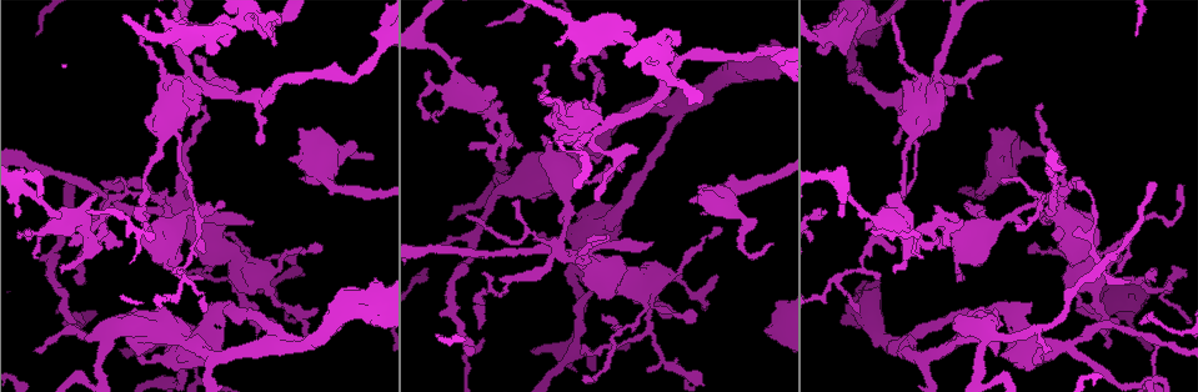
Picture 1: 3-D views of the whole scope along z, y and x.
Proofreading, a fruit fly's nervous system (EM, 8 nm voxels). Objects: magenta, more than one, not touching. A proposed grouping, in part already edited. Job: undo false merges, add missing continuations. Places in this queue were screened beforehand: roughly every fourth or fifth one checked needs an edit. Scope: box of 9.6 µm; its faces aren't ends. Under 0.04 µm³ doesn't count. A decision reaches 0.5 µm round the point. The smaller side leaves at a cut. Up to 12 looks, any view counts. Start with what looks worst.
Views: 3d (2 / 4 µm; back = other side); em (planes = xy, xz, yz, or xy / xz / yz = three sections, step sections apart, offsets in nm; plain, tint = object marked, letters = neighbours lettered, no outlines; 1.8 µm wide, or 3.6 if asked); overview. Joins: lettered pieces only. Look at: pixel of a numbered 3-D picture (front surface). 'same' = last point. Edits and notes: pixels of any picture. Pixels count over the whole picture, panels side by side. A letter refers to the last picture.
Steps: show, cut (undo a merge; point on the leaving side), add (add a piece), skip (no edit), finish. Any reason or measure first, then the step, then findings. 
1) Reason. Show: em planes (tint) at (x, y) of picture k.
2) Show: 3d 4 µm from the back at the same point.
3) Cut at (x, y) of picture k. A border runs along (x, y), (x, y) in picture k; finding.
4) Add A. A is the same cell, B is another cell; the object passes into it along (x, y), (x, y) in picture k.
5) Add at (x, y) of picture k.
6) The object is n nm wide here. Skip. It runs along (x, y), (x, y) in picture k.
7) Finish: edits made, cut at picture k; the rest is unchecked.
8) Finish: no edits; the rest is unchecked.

A fork. Show: 3d 4 µm at (581, 128) of picture 1.

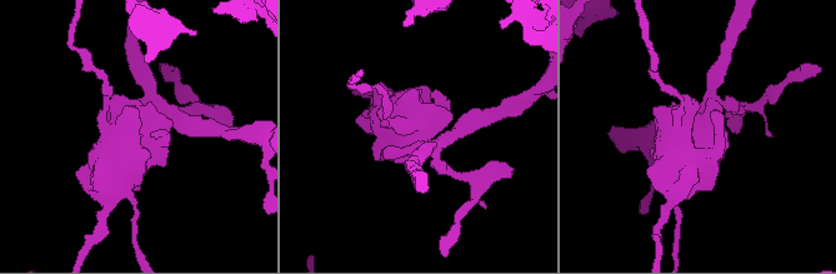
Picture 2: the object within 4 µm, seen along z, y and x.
Now the EM. Show: em 3.6 µm planes (tint) at (699, 146) of picture 2.

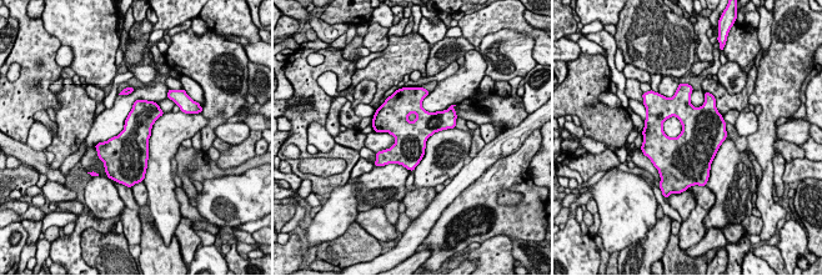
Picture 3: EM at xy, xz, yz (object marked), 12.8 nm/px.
Show: em 3.6 µm planes (letters) at the same point.

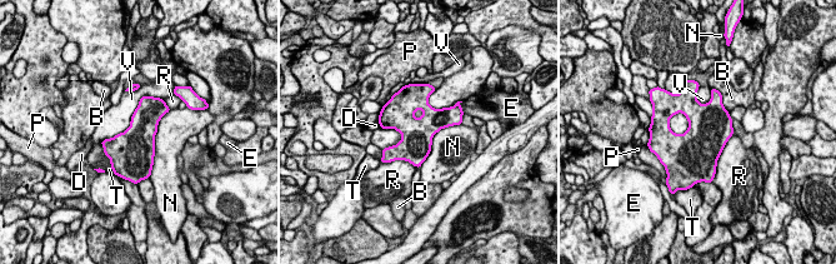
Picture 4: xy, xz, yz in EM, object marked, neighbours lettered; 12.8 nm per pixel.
Skip. B, D, E, N, P, R, T and V are other cells; all the same cell.

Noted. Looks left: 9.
Calibre changes. Show: em planes (letters) at (921, 243) of picture 1.

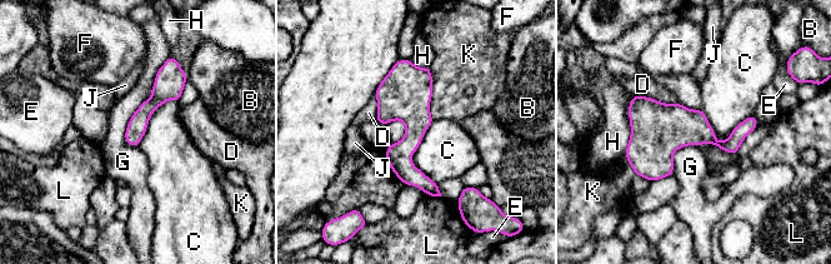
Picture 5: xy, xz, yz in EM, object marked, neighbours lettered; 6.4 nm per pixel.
Skip. B, C, D, E, F, G, H, J, K and L are other cells; it runs along (400, 63), (406, 165), (436, 193) in picture 5; all the same cell.

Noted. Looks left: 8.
Show: 3d 2 µm from the back at (238, 21) of picture 1.

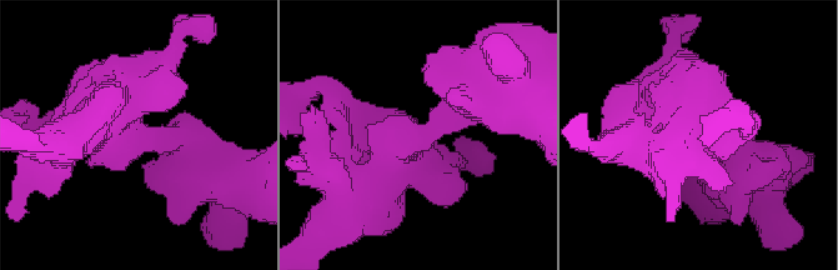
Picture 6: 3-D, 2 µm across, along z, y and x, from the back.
Show: em 3.6 µm planes (plain) at (135, 140) of picture 6.

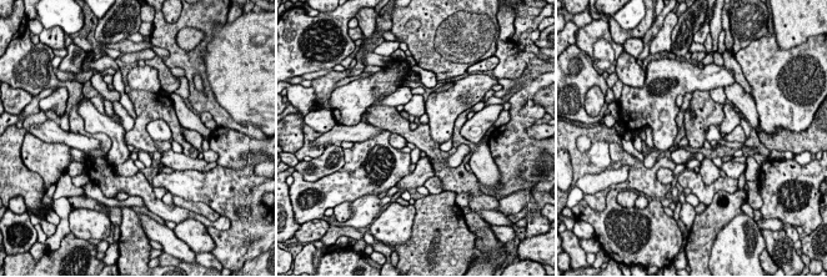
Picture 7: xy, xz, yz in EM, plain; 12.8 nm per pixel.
See the neighbours. Show: em 3.6 µm planes (letters) at the same point.

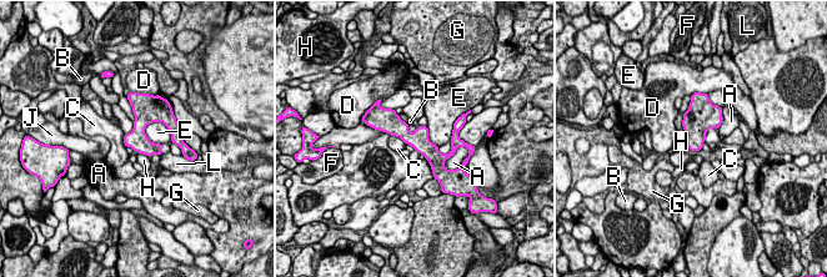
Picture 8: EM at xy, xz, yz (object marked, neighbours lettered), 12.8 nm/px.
The longest contact is with E, 400 nm. Skip. A, B, C, D, E, F, G, H, J and L are other cells; one cell here.

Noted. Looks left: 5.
Sharp bend. Show: 3d 4 µm at (35, 194) of picture 1.

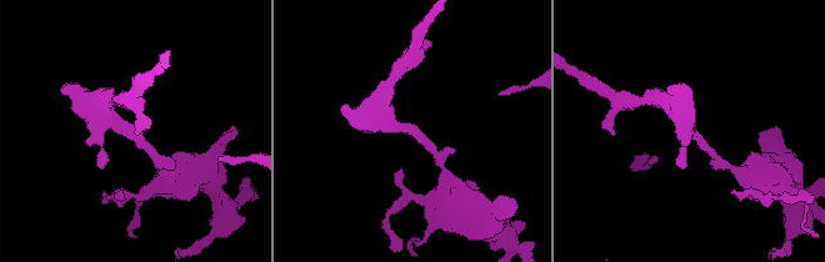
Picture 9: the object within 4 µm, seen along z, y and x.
Need the tissue. Show: em planes (tint) at (689, 127) of picture 9.

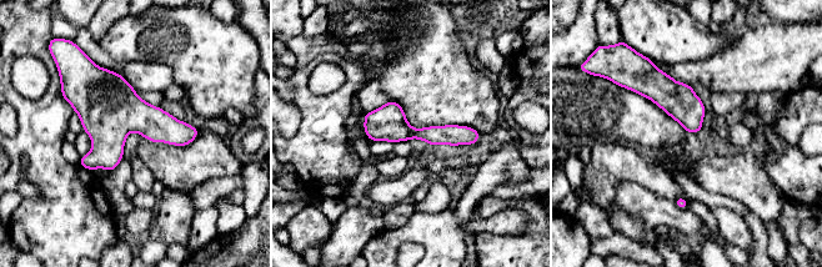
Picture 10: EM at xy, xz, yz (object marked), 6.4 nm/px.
Show: em planes (letters) at the same point.

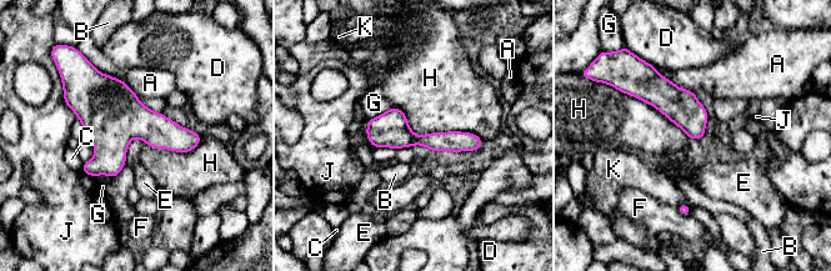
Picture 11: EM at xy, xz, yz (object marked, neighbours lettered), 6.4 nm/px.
The longest contact is with H, 600 nm. Skip. A, B, C, D, E, F, G, H, J and K are other cells; a border runs along (394, 105), (416, 134), (482, 139) in picture 11; one cell here.

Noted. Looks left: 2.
Branch point. Show: 3d 4 µm at (669, 103) of picture 1.

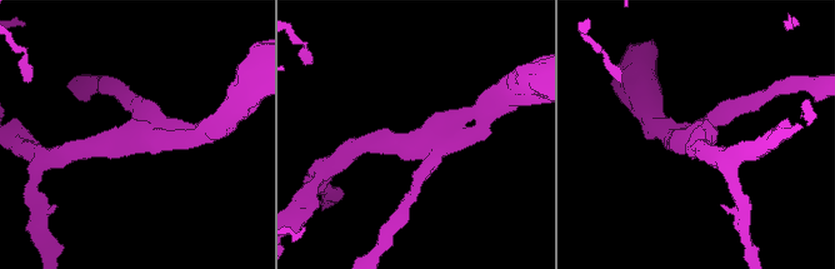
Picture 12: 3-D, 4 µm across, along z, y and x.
3 arms meet here; the arms are 170, 280, 280 nm wide; shape alone is not enough. Show: em planes (letters) at (418, 145) of picture 12.

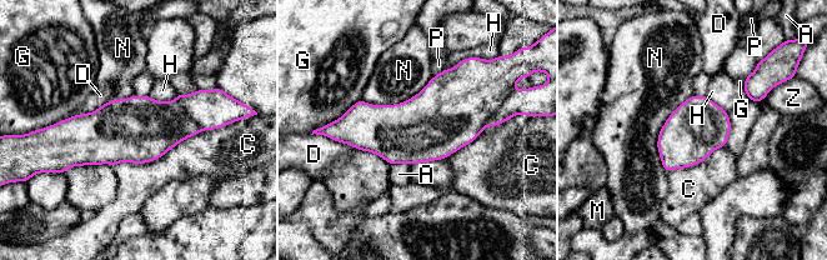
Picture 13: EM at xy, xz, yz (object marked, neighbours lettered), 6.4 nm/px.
Skip. A, C, D, G, H, M, N, P and Z are other cells; continuous, no second cell.

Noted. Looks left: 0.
Finish: no edits; the rest is unchecked.

